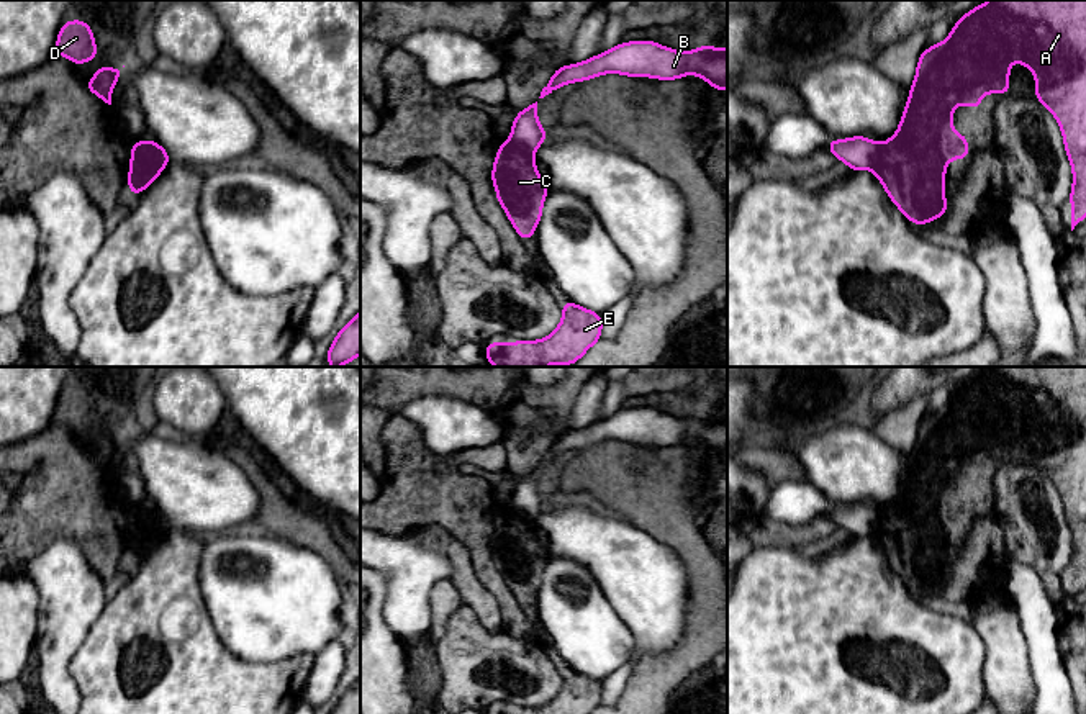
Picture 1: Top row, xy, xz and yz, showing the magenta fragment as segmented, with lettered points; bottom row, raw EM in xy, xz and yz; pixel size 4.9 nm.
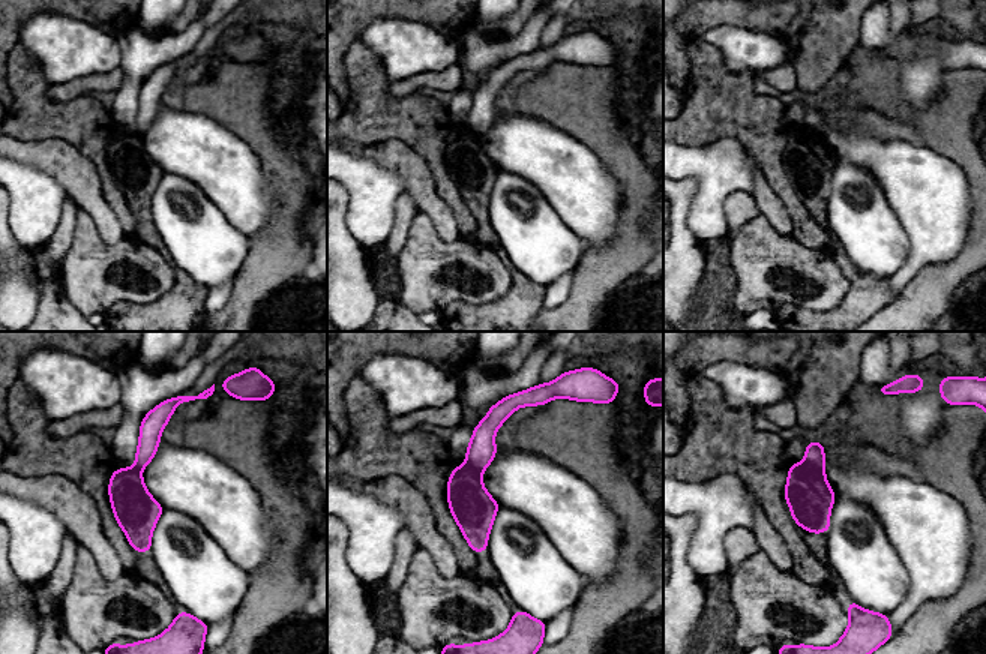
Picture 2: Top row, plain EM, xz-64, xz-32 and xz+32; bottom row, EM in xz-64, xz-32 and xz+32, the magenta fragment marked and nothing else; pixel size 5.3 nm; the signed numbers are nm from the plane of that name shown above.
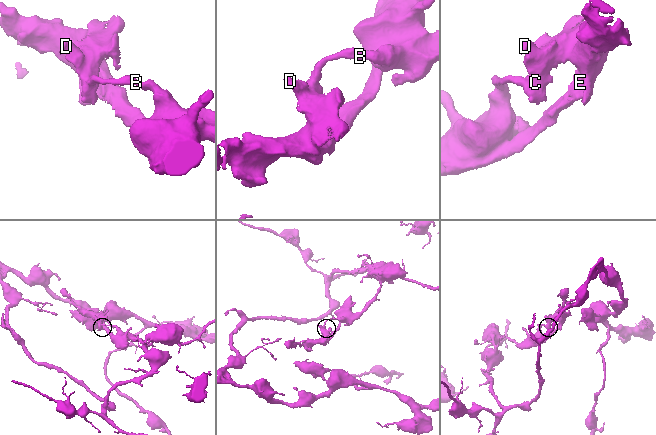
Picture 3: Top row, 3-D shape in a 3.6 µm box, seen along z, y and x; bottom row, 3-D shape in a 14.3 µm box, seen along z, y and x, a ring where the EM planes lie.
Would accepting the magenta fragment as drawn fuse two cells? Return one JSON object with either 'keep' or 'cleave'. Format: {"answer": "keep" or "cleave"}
{"answer": "cleave"}

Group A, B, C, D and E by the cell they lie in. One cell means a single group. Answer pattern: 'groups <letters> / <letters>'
groups A C D E / B

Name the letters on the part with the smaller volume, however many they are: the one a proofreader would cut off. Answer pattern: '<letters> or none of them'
A, C, D, E

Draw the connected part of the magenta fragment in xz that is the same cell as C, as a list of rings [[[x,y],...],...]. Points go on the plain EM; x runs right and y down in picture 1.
[[[500,511],[491,537],[496,565],[521,608],[534,604],[549,552],[541,545],[534,522],[516,511]]]

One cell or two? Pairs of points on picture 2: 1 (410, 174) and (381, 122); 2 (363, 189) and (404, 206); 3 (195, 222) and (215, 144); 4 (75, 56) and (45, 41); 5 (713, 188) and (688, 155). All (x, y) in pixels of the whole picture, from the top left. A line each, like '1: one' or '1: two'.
1: two
2: two
3: two
4: one
5: one

